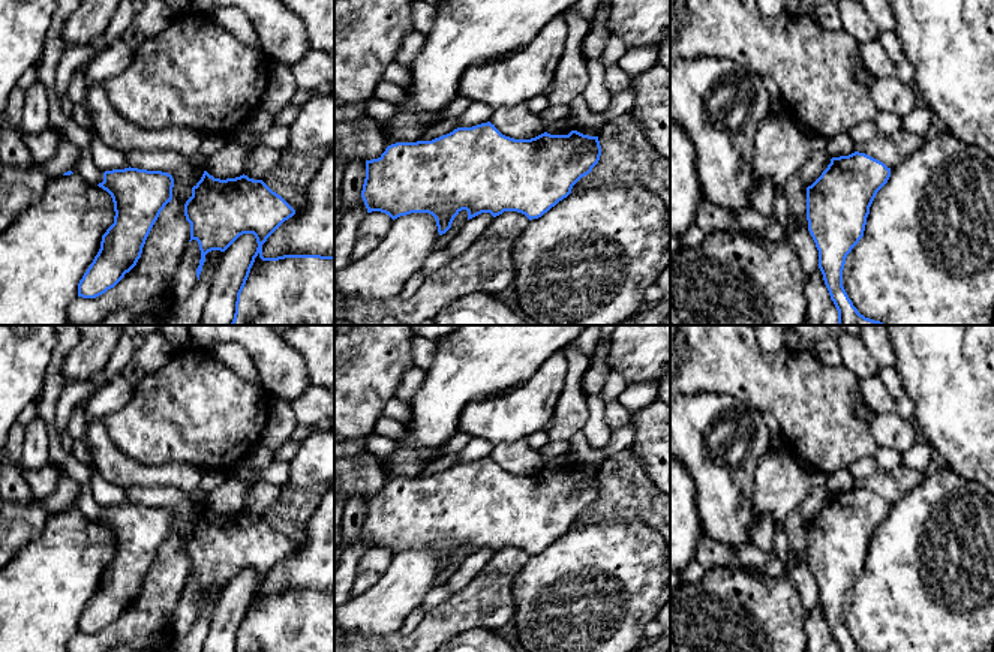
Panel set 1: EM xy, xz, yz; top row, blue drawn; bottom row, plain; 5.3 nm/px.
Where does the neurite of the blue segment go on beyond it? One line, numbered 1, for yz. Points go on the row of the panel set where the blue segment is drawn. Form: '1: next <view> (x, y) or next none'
1: next none

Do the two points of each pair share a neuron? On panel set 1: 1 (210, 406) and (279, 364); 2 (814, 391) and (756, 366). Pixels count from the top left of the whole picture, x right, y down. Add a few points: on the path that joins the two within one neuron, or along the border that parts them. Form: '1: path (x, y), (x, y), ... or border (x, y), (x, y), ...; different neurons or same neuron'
1: border (261, 382), (270, 399); different neurons
2: path (799, 391), (790, 384), (771, 381); same neuron

